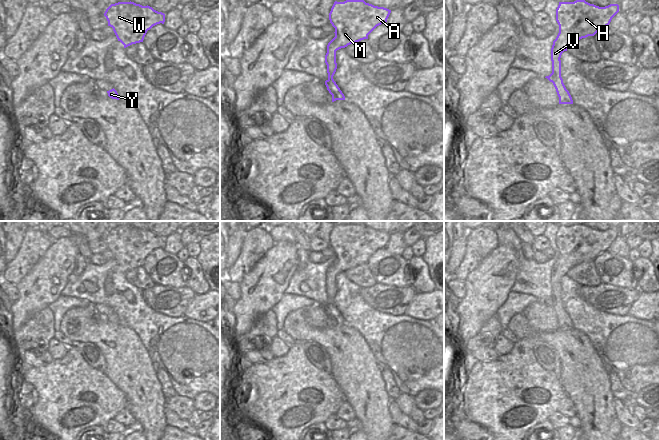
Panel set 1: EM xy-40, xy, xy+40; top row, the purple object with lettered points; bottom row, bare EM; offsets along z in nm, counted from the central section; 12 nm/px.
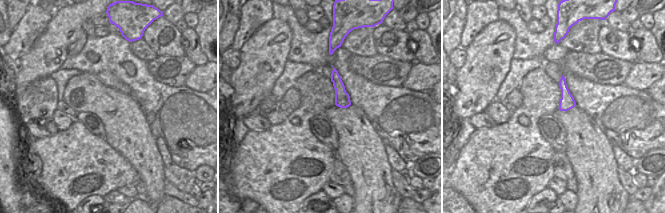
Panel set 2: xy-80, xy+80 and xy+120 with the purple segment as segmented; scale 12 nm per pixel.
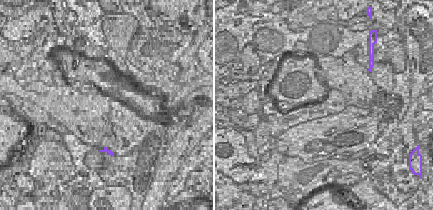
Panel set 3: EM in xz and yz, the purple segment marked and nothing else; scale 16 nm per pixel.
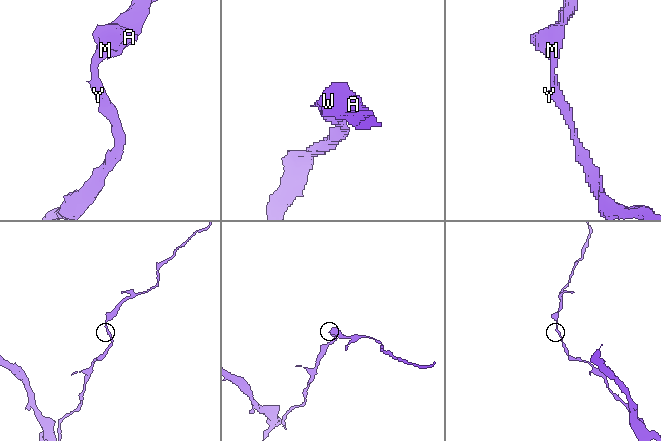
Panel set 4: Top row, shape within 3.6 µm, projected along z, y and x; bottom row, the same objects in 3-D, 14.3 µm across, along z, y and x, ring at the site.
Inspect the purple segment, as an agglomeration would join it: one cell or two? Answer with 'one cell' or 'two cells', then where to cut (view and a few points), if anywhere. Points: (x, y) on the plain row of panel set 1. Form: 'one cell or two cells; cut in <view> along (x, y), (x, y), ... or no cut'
one cell; no cut

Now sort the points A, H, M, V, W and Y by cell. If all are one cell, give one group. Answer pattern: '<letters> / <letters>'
A H M V W Y

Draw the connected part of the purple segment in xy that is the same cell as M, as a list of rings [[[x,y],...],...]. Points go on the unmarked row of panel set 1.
[[[346,224],[344,226],[335,225],[329,237],[329,244],[335,252],[335,261],[327,269],[325,287],[327,289],[328,303],[325,305],[327,314],[332,319],[332,326],[336,324],[345,324],[345,320],[333,303],[337,293],[336,275],[345,272],[364,263],[379,249],[386,248],[391,234],[374,230],[366,227],[364,224]]]

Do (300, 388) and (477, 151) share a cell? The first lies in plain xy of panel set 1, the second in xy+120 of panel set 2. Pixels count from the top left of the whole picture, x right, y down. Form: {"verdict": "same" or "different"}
{"verdict": "same"}

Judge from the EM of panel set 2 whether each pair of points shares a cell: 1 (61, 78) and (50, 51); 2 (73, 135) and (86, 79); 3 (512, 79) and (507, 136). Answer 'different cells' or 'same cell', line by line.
1: different cells
2: different cells
3: different cells

